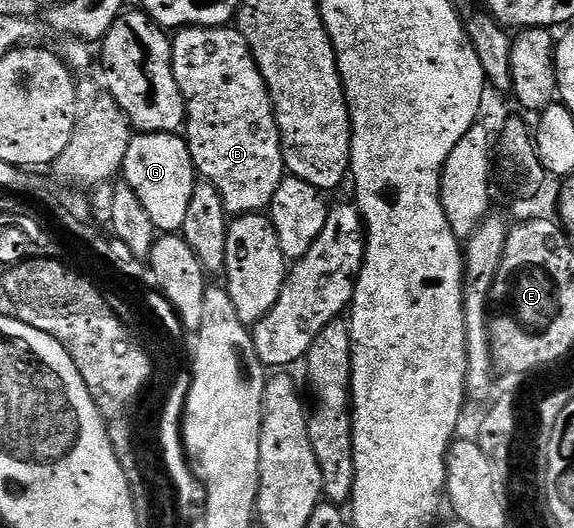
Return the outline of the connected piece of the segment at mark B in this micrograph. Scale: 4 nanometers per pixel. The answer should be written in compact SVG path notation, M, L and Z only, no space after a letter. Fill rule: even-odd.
M231 25L176 30L171 39L171 64L187 103L185 138L196 172L221 193L225 209L232 216L266 212L277 185L285 178L283 146L269 89L245 37Z

